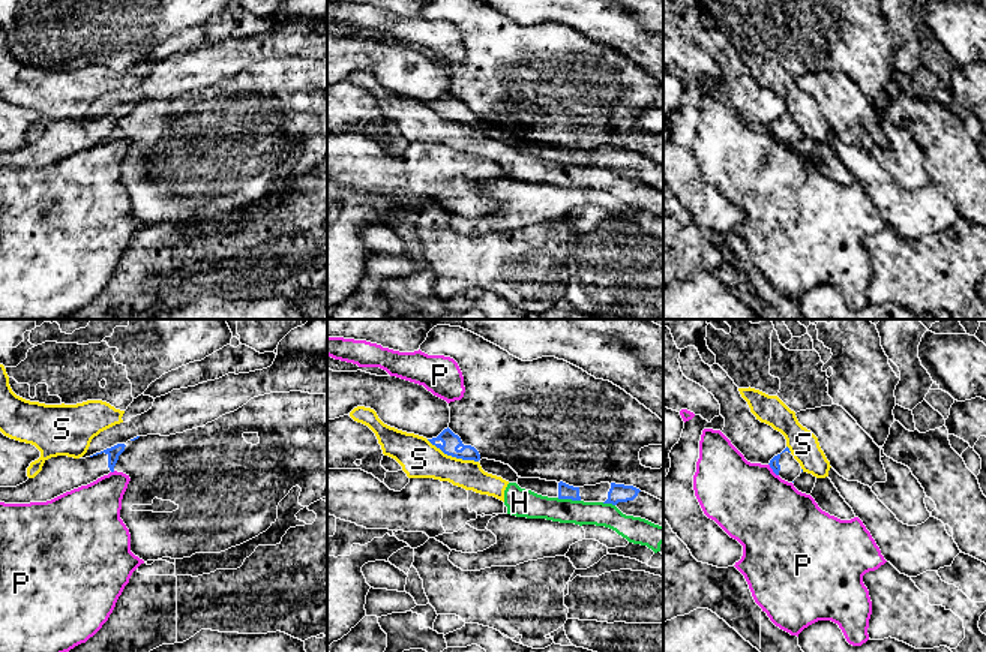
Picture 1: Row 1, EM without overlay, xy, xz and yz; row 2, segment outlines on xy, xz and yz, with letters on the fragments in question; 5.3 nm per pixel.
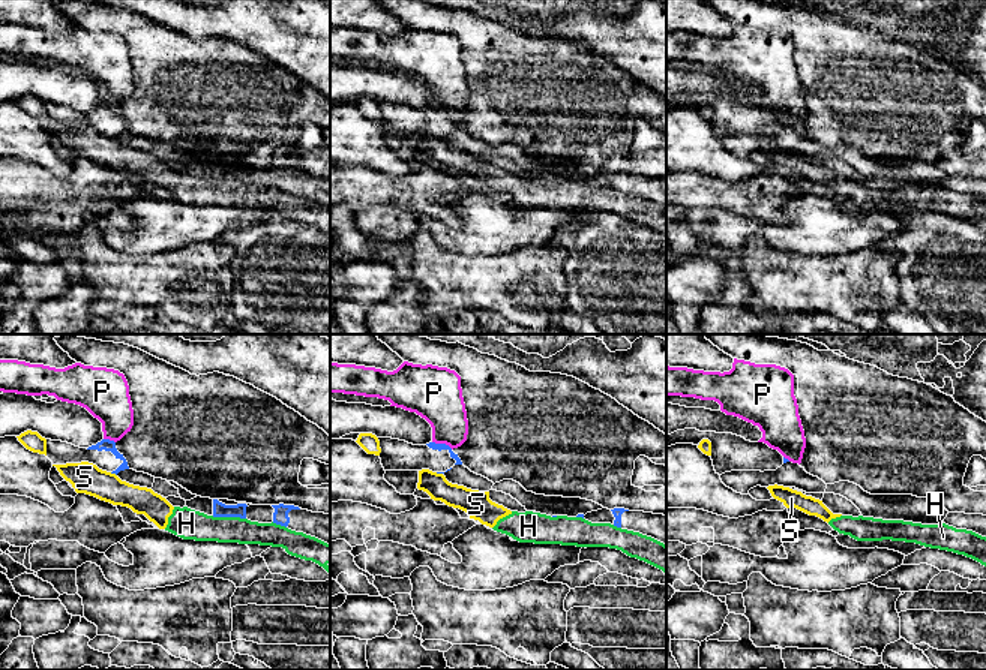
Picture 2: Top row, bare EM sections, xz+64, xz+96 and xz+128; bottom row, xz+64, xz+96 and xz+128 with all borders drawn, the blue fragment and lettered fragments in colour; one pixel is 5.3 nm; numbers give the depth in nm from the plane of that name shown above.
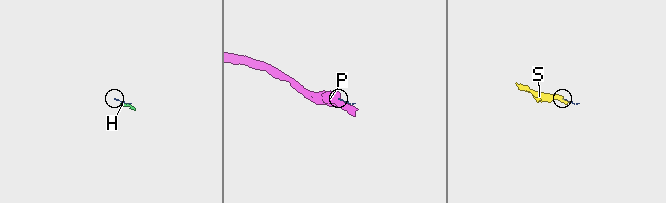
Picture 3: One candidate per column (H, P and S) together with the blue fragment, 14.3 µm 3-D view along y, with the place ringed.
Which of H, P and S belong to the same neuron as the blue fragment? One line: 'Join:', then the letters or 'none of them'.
Join: none of them

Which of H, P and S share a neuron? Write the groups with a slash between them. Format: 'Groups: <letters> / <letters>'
Groups: H S / P

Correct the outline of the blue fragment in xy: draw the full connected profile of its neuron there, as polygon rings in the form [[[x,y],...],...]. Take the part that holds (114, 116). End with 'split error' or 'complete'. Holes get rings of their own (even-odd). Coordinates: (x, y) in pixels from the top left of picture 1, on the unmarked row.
[[[117,108],[86,123],[57,120],[45,124],[42,135],[17,151],[0,151],[0,166],[47,166],[114,136],[125,108]]] | split error

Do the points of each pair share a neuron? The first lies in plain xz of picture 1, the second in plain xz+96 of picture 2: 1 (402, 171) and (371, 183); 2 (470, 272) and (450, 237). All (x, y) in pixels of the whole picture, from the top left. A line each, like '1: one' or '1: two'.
1: one
2: two

